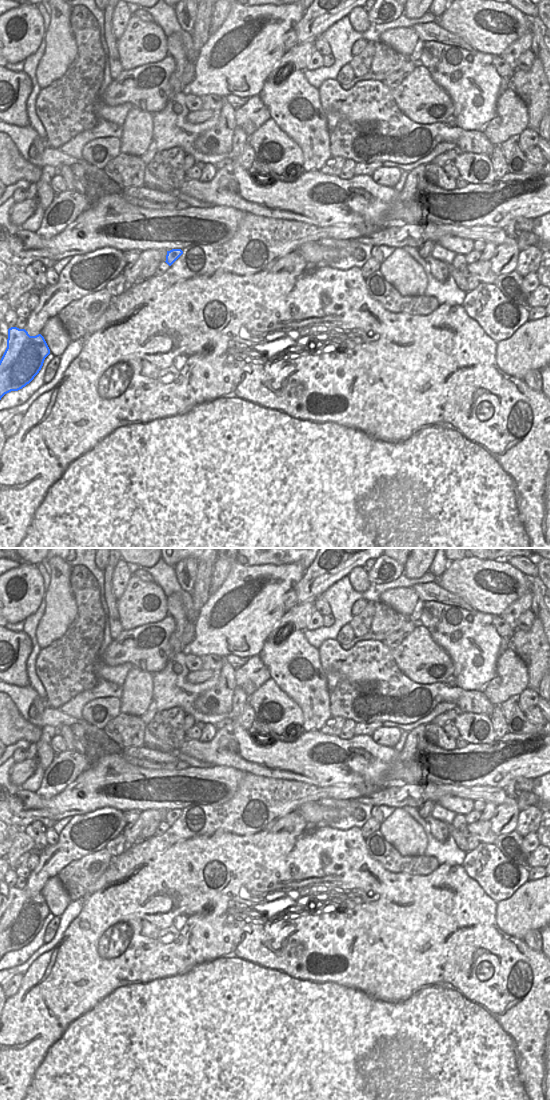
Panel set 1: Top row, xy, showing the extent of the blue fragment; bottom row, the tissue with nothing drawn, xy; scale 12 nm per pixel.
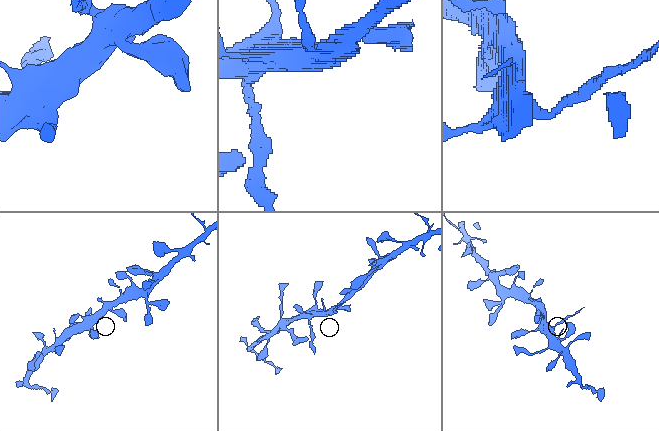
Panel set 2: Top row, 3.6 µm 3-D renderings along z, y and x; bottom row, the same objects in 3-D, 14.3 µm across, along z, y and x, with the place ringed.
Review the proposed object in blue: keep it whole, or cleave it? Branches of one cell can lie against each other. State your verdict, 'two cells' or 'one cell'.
two cells

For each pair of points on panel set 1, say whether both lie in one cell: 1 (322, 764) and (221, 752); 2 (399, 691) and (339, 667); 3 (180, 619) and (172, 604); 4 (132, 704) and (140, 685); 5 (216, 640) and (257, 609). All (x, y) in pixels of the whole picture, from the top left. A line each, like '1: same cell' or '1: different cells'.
1: same cell
2: same cell
3: same cell
4: same cell
5: same cell

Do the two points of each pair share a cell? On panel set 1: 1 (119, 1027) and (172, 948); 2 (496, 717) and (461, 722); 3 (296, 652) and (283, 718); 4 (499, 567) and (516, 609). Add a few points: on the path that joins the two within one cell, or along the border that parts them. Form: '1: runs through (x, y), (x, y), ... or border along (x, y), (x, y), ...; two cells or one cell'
1: runs through (96, 1000), (117, 975), (130, 967), (145, 967); one cell
2: border along (489, 716), (493, 731), (498, 738); two cells
3: border along (272, 678), (298, 706), (302, 714); two cells
4: border along (528, 589), (499, 615); two cells

